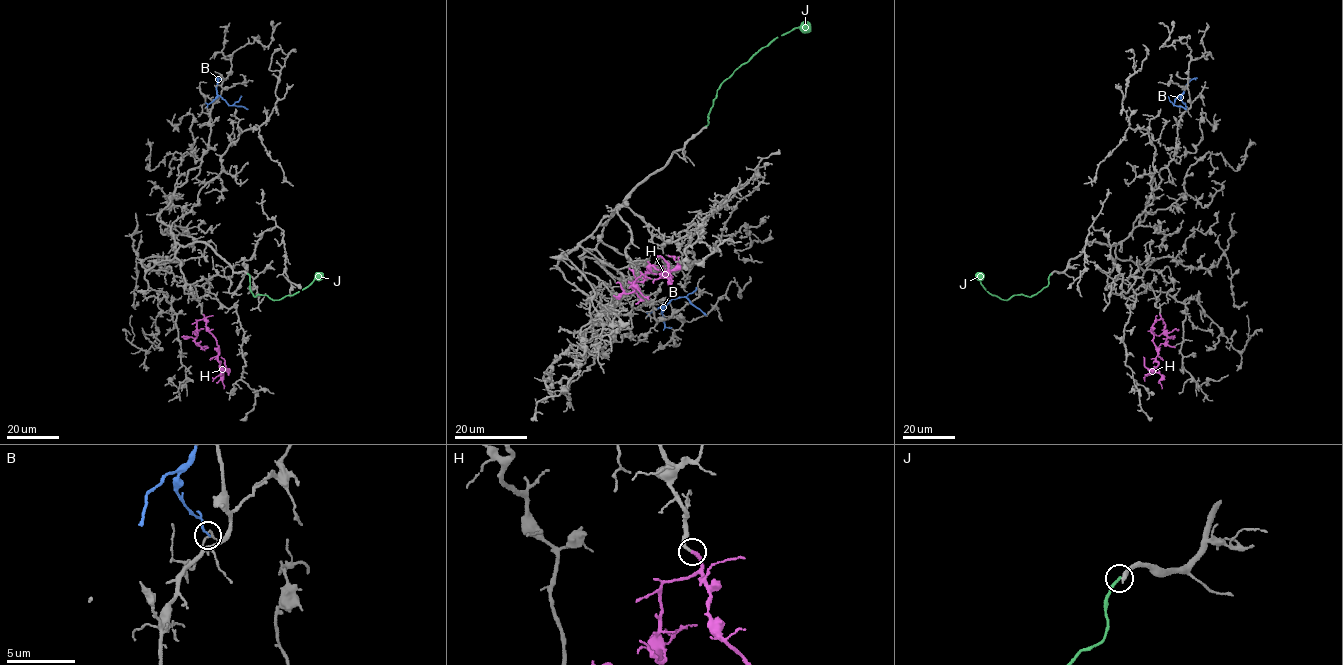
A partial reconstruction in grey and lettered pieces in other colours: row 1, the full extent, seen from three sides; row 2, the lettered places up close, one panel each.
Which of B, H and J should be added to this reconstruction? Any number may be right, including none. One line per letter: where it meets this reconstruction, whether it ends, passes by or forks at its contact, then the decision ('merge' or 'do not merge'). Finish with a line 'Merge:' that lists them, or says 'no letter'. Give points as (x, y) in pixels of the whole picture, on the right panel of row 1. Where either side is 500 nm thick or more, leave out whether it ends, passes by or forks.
B: meets grey at (1186, 107); it ends there; do not merge
H: meets grey at (1160, 314); it ends there; merge
J: meets grey at (1051, 274); it ends there; do not merge
Merge: H

